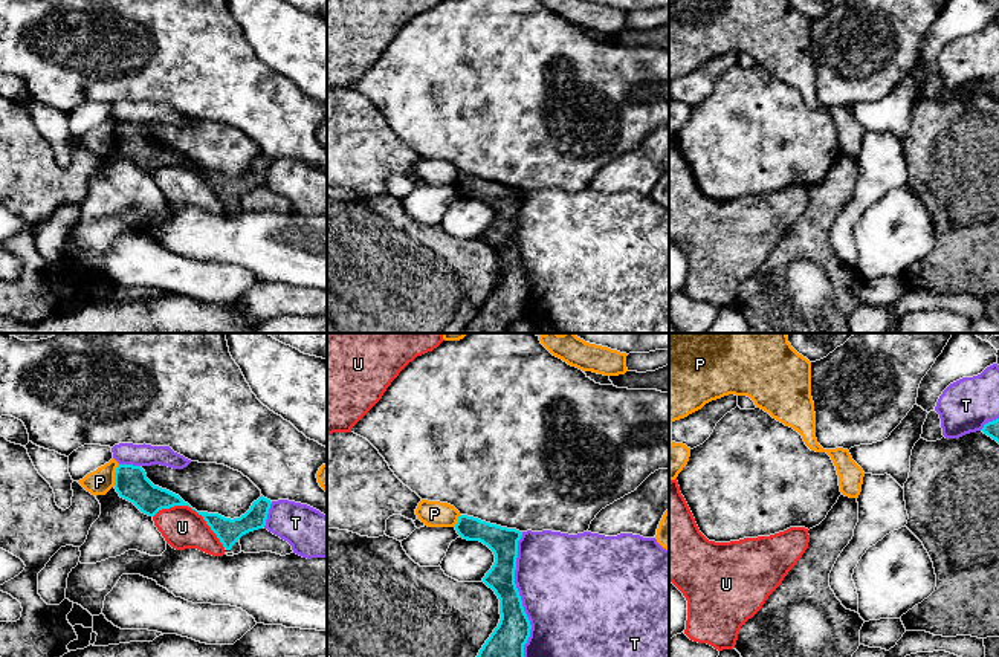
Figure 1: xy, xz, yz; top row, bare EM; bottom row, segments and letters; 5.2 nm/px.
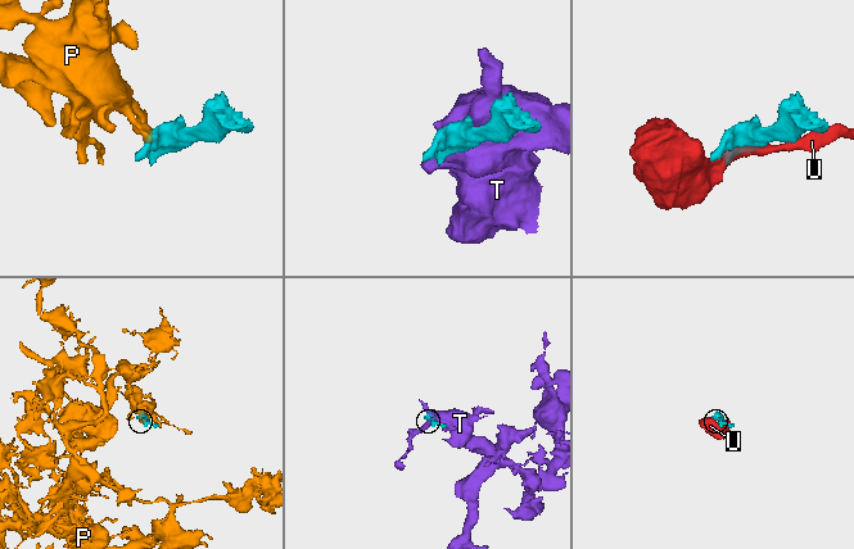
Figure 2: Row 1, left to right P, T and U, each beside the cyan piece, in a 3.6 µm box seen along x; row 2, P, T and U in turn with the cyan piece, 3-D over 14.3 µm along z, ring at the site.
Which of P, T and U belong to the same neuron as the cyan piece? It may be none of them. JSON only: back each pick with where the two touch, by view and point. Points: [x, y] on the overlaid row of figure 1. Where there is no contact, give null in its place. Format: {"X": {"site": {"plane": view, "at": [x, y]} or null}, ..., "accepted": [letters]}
{"accepted": []}

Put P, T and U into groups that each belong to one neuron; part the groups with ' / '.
P / T / U

